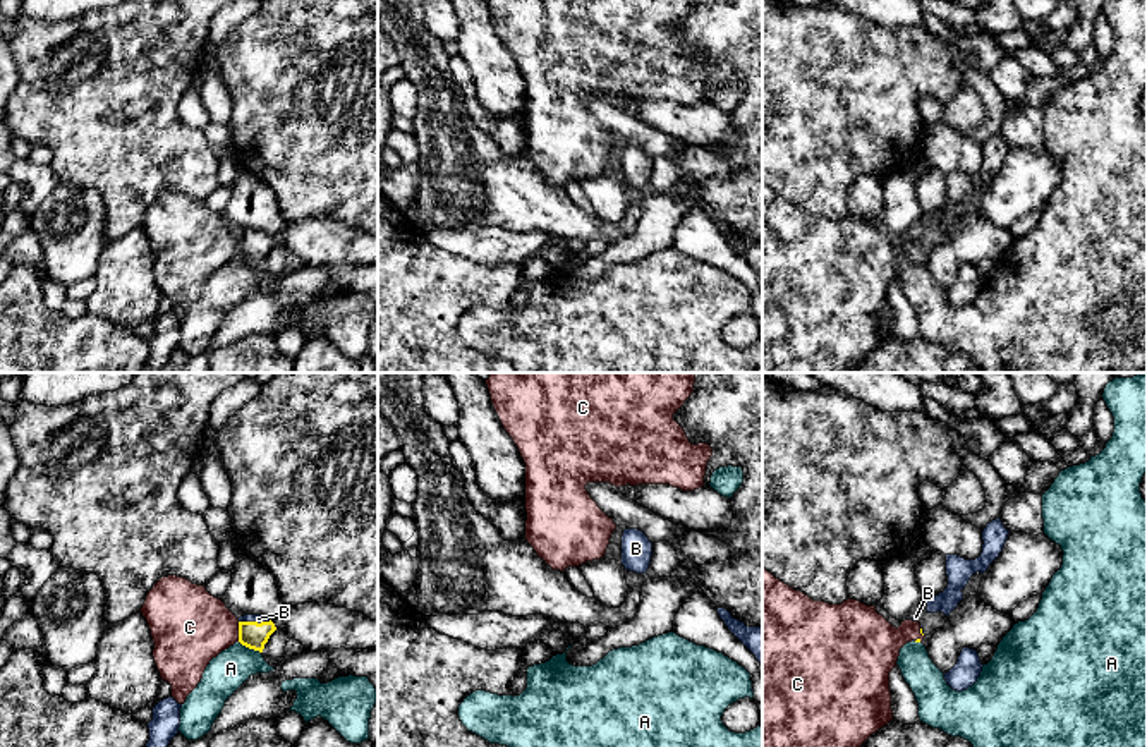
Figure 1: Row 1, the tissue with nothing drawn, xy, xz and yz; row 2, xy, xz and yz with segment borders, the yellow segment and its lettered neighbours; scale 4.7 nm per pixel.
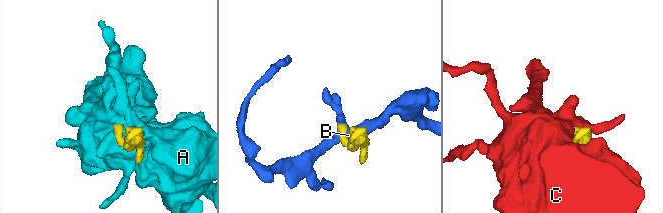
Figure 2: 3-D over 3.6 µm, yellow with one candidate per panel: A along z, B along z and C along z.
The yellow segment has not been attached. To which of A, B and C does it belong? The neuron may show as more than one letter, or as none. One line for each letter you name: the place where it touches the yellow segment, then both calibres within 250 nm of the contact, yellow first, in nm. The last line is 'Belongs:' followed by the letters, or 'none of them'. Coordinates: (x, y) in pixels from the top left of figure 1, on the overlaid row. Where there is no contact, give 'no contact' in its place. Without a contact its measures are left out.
B: meets yellow in xy at (254, 622); 130 nm thick on the yellow side, 40 nm on the other
Belongs: B

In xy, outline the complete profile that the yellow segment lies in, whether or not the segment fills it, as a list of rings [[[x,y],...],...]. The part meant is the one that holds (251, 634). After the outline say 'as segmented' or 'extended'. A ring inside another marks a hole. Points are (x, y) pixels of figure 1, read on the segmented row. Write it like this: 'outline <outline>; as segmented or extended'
outline [[[244,615],[239,620],[239,642],[249,649],[263,653],[275,623],[263,615]]]; extended

